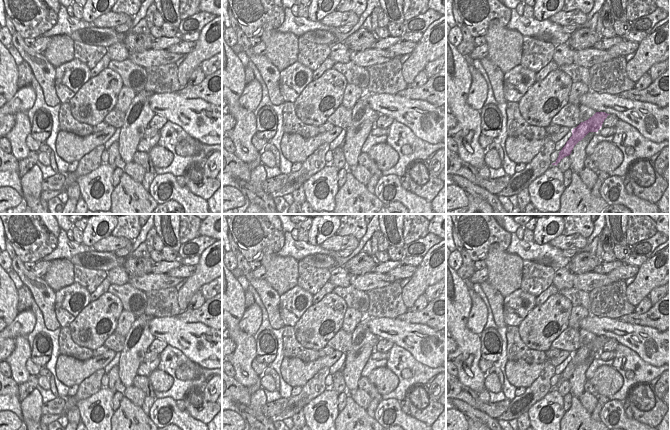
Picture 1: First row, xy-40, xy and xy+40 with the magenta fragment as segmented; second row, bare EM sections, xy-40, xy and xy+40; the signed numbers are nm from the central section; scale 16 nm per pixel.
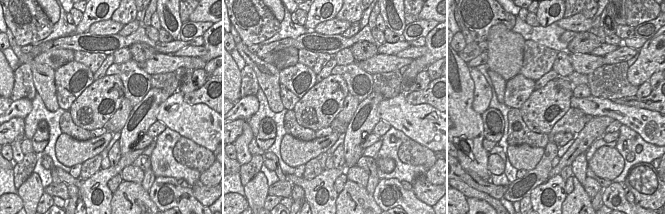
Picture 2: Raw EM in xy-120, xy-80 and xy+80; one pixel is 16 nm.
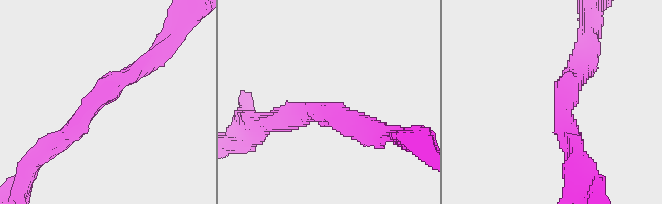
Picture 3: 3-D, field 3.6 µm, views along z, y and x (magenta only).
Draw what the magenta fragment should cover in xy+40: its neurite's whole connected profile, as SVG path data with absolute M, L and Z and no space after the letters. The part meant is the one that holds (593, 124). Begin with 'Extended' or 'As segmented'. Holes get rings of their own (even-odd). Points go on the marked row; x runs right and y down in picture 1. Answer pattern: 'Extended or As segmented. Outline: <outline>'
As segmented. Outline: M596 112L592 117L588 120L581 122L576 128L572 130L572 136L566 142L565 146L559 152L559 156L555 163L552 165L556 165L566 156L569 156L574 148L574 146L581 141L589 132L598 132L598 130L602 127L604 120L607 118L607 114L605 112Z

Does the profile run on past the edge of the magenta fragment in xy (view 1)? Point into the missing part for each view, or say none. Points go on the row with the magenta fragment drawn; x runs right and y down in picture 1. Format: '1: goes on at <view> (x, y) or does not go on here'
1: does not go on here

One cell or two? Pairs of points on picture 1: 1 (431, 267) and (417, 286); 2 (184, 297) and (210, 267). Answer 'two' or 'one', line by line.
1: one
2: one

